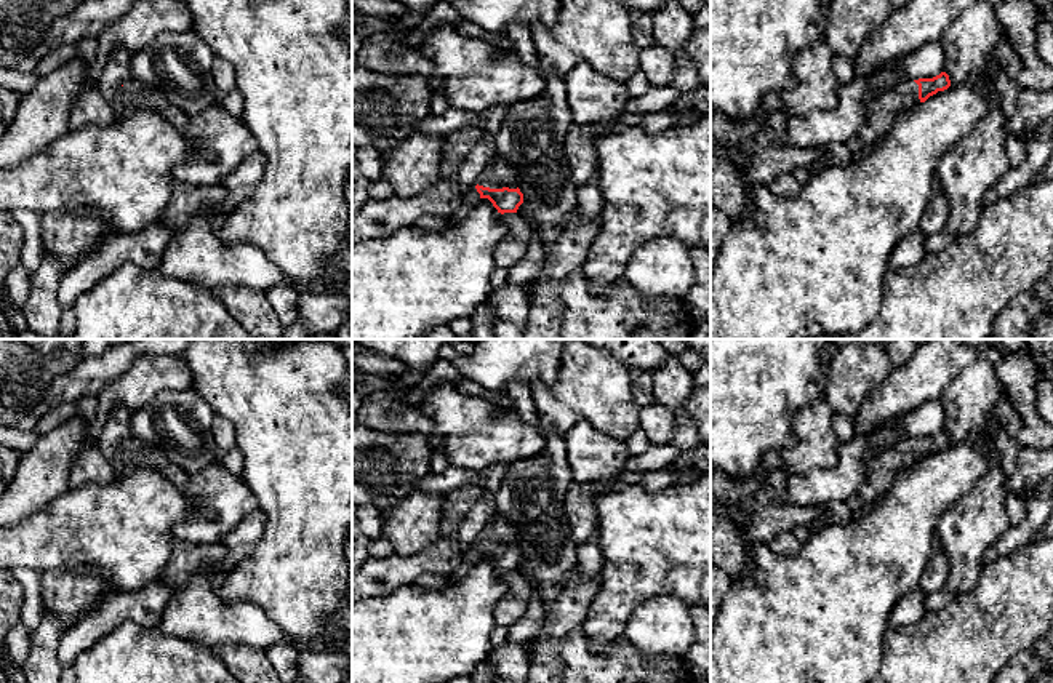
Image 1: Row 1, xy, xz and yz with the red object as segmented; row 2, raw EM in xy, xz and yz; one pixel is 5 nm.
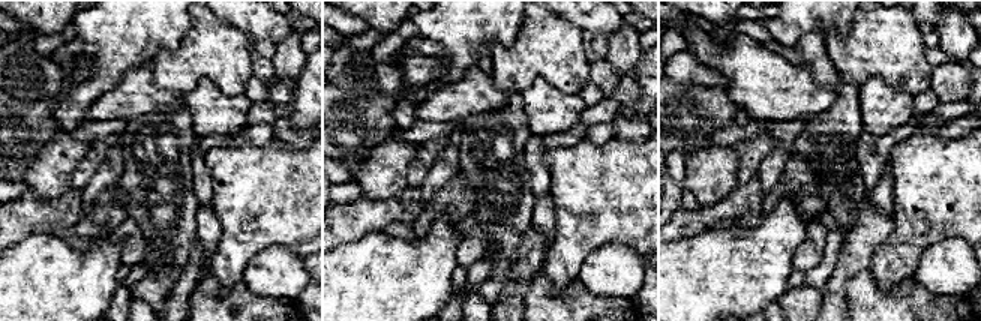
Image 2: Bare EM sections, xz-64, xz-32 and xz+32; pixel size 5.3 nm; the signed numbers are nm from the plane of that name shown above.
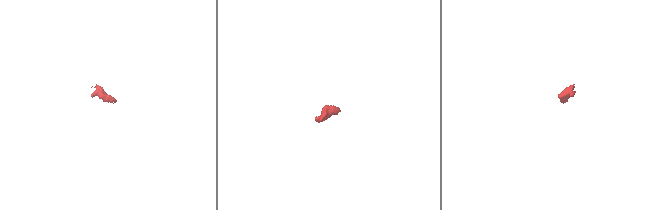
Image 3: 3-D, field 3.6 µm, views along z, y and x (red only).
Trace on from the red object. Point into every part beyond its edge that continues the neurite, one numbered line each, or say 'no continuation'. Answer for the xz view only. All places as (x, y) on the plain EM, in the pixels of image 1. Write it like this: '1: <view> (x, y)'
1: xz (498, 533)

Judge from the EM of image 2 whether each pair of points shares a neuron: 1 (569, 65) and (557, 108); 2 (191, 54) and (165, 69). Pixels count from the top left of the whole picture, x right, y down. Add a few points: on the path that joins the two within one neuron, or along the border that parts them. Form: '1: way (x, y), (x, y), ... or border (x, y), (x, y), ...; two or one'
1: border (527, 86), (542, 77), (560, 90), (578, 95); two
2: way (185, 60), (176, 69), (171, 69); one

